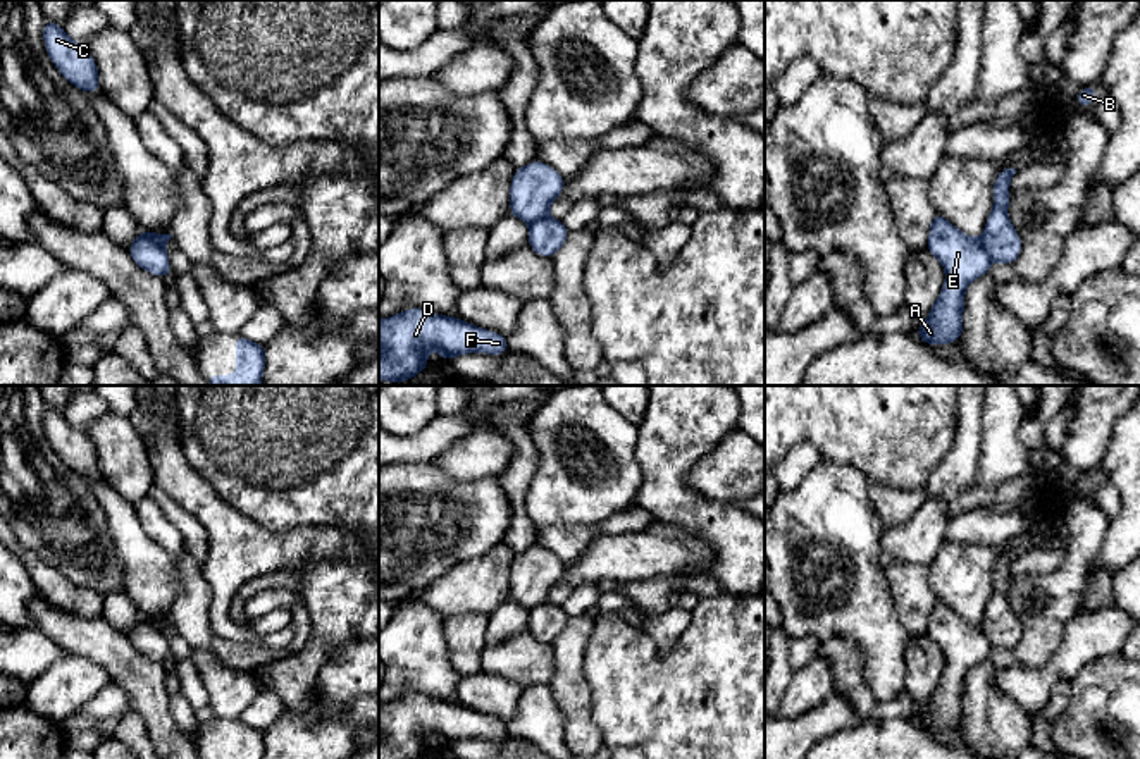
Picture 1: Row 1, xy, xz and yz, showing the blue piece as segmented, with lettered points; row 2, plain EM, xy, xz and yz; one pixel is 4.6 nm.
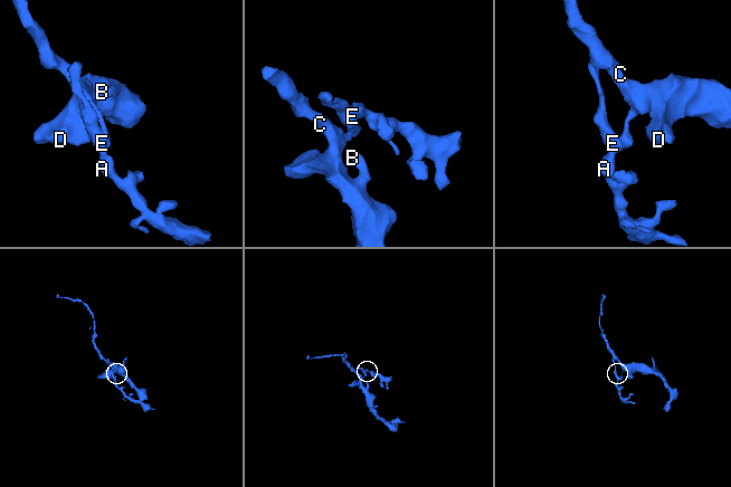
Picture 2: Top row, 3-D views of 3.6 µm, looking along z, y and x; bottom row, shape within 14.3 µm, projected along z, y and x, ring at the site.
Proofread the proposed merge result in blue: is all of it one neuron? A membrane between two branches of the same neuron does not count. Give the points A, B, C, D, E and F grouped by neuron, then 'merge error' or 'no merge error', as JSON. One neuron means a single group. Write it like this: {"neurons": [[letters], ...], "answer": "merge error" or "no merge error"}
{"neurons": [["A", "E"], ["B", "C", "D", "F"]], "answer": "merge error"}

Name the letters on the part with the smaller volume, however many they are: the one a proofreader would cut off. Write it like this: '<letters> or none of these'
A, E

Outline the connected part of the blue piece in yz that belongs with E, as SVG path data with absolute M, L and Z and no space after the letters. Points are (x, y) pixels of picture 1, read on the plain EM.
M933 597L926 635L945 656L944 673L928 704L914 719L925 730L952 730L963 721L964 676L988 659L992 644L978 623L966 621L945 602Z

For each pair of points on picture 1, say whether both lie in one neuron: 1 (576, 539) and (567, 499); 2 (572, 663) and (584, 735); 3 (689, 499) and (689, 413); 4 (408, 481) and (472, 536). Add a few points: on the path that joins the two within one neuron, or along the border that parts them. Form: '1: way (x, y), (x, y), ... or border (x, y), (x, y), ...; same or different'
1: border (538, 524), (594, 527); different
2: way (572, 680), (577, 718); same
3: way (677, 479), (677, 434); same
4: way (427, 494), (443, 494), (465, 517); same

